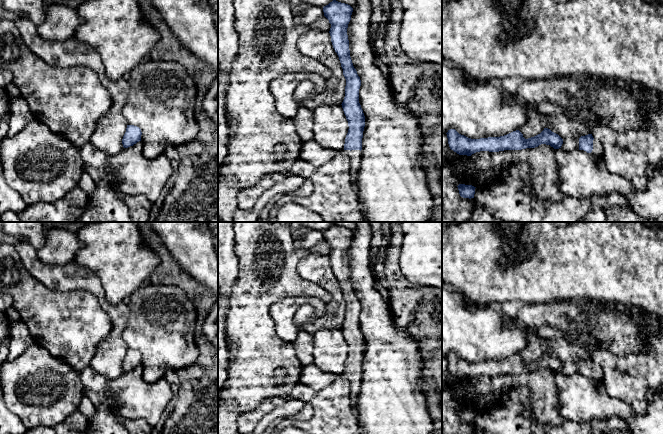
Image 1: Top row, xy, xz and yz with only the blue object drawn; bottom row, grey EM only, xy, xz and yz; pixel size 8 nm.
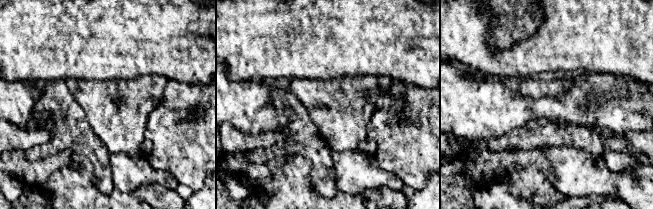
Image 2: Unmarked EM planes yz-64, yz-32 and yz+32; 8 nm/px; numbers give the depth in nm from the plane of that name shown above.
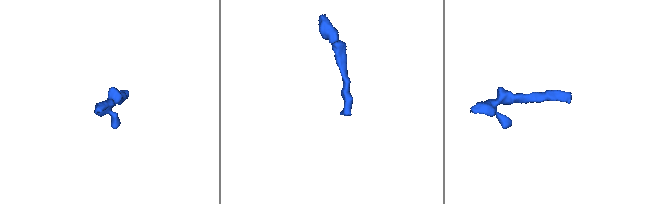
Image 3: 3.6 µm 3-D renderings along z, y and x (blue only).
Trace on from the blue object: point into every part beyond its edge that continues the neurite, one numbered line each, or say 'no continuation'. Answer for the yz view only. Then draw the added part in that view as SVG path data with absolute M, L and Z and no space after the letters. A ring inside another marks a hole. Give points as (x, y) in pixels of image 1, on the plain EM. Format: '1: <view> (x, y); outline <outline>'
1: yz (598, 373); outline M598 363L593 364L593 374L591 378L595 381L602 381L604 377L604 370L602 366Z

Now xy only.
no continuation

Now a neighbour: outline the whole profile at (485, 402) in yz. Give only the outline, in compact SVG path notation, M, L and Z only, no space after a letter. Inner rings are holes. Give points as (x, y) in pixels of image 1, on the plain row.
M489 394L480 395L477 399L476 411L488 411L495 406L493 398Z

